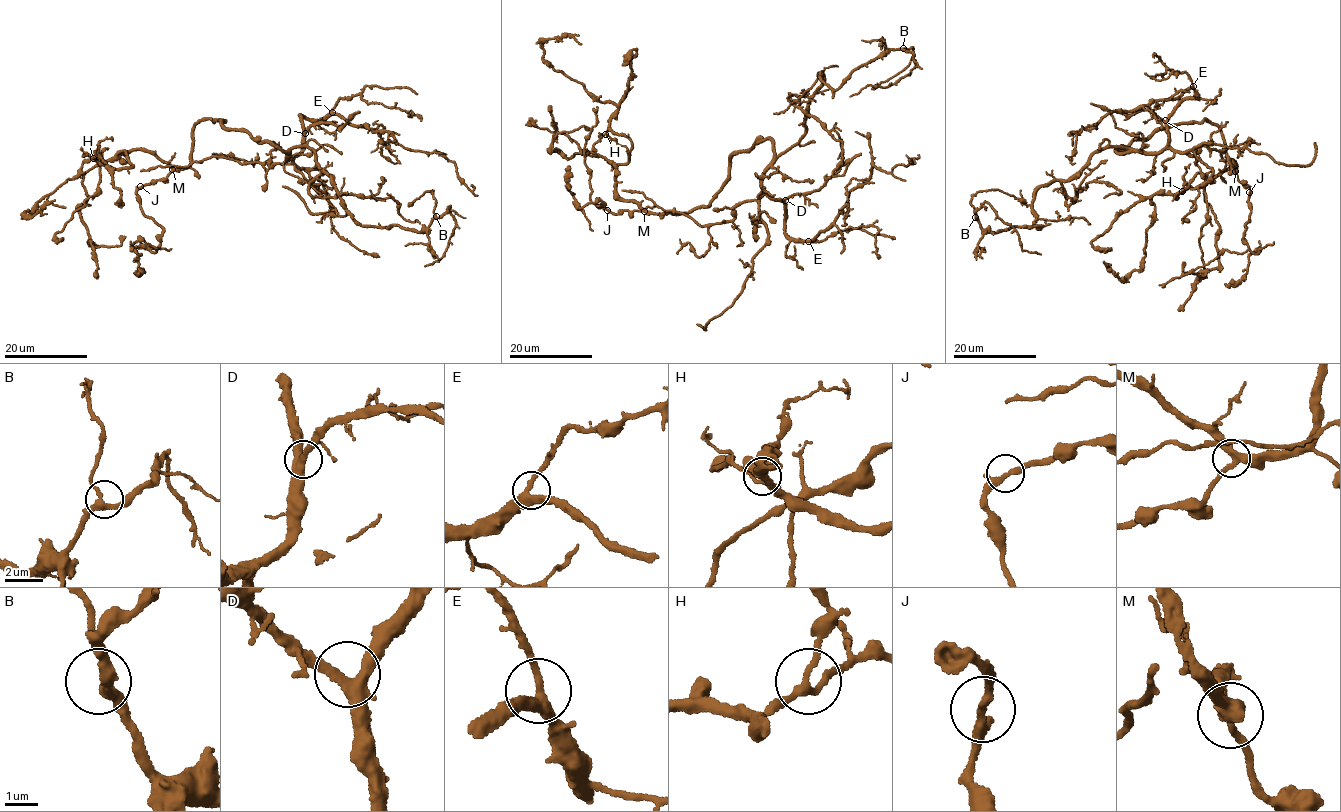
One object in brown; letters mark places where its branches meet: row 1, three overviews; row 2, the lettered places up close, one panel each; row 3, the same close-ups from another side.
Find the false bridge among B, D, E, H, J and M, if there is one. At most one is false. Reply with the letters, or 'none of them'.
none of them

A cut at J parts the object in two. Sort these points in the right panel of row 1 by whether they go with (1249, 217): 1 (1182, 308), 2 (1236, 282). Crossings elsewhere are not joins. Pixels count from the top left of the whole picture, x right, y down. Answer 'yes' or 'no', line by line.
1: no
2: yes

